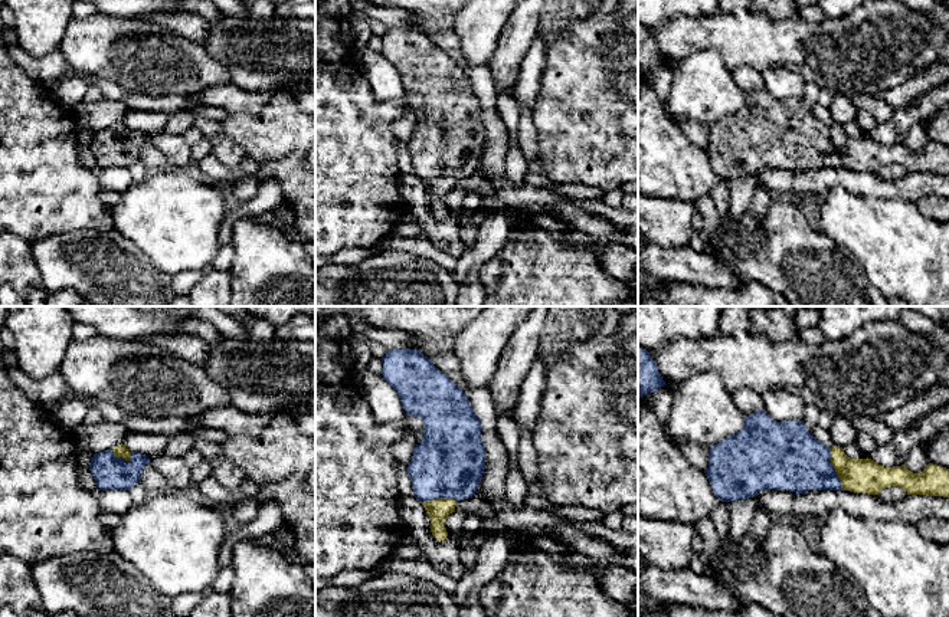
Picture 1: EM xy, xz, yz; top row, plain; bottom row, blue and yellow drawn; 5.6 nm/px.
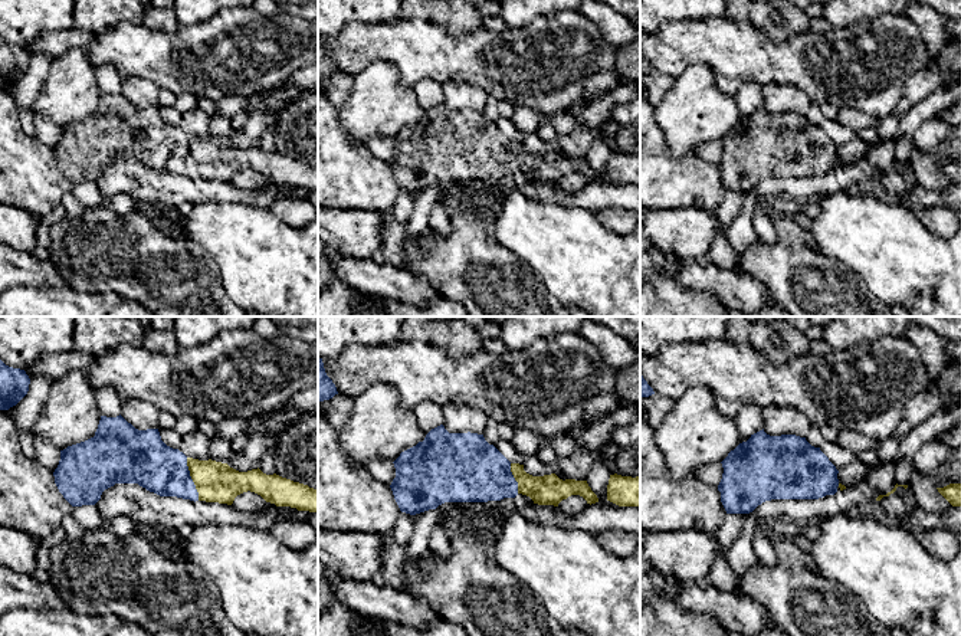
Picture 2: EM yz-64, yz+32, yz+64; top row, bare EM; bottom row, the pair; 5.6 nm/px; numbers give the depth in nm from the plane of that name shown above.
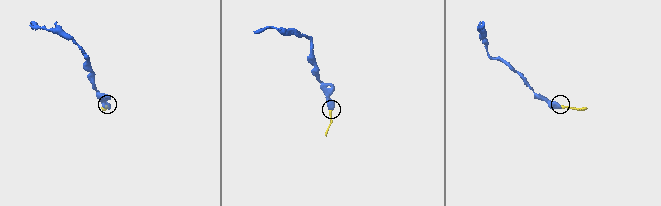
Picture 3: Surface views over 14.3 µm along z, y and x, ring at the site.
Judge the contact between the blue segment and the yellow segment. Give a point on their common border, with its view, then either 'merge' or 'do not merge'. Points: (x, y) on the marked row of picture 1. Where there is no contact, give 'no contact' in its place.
meets blue in yz at (834, 469); merge

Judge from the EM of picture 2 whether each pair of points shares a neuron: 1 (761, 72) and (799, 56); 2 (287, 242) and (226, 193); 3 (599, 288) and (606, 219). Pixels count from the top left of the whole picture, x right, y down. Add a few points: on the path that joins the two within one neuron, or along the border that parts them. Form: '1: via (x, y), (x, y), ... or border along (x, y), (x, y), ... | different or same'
1: via (770, 64), (790, 62) | same
2: border along (203, 202), (240, 202), (269, 209) | different
3: border along (594, 213), (604, 226) | different

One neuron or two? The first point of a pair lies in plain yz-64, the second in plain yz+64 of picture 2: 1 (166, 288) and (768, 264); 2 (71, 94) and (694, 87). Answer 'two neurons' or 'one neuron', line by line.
1: one neuron
2: one neuron

